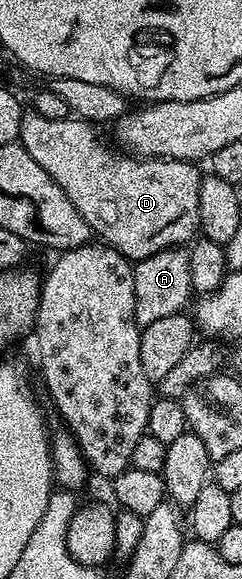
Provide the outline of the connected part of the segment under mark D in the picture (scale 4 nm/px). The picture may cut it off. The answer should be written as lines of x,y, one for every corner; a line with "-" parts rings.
30,109
23,114
18,139
24,150
32,153
32,161
36,161
36,165
40,165
40,169
44,169
44,173
48,173
48,177
52,177
52,181
56,181
56,185
60,185
60,189
64,189
68,201
72,201
72,205
80,213
80,217
84,217
84,221
90,227
91,232
107,247
116,248
125,259
137,261
144,257
152,257
152,253
166,251
169,247
182,247
189,244
200,231
198,214
200,213
200,185
202,184
203,176
201,174
198,175
197,169
194,168
197,166
193,162
184,159
148,159
123,153
117,146
111,145
109,147
98,136
97,130
99,128
93,122
86,122
86,120
81,118
71,117
60,121
48,121
48,117
40,117
34,110

